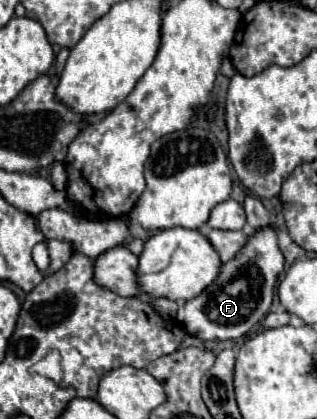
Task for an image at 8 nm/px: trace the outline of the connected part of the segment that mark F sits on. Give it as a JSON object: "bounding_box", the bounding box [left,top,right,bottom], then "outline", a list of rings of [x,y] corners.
{"bounding_box":[178,228,284,342],"outline":[[[262,228],[252,234],[244,250],[224,262],[218,280],[206,288],[198,298],[188,300],[178,310],[178,322],[190,336],[202,342],[208,340],[234,340],[246,336],[268,314],[274,300],[274,286],[284,272],[284,256],[278,248],[278,236],[274,228]]]}

